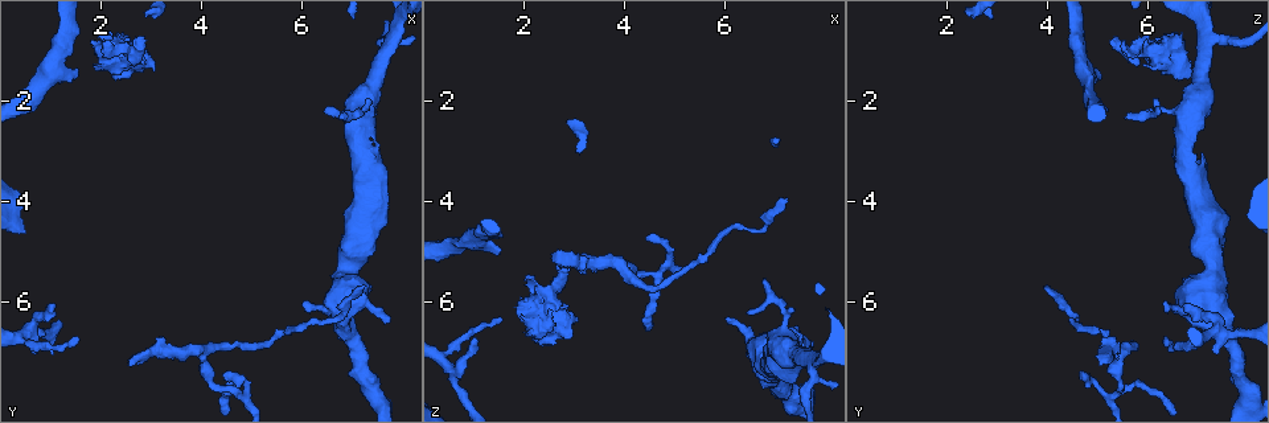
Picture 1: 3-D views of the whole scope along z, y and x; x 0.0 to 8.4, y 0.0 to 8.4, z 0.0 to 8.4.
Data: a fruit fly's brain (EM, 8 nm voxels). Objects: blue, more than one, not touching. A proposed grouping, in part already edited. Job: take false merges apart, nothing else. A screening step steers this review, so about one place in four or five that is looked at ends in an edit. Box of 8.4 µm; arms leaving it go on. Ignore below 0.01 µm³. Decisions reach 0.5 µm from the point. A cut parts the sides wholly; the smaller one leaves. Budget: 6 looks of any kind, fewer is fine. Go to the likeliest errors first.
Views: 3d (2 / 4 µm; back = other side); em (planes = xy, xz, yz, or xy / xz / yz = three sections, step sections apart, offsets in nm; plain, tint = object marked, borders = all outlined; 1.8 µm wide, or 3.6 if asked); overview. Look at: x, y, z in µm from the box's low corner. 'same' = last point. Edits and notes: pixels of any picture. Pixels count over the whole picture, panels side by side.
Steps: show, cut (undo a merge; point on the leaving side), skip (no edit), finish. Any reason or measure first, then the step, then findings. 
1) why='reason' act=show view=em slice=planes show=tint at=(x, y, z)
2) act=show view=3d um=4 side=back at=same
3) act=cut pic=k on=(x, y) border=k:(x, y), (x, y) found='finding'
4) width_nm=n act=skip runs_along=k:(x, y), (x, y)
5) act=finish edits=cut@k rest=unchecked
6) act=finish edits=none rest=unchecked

why='four or more arms meet' act=show view=em slice=xy step=8 show=tint at=(4.55, 7.75, 5.40)

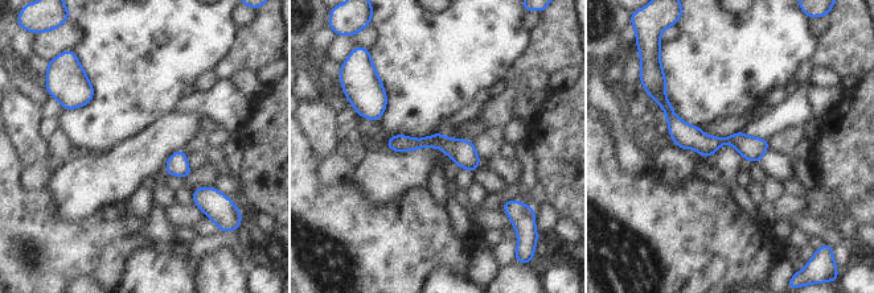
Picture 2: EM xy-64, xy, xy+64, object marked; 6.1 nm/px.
act=show view=em slice=yz step=4 show=borders at=same

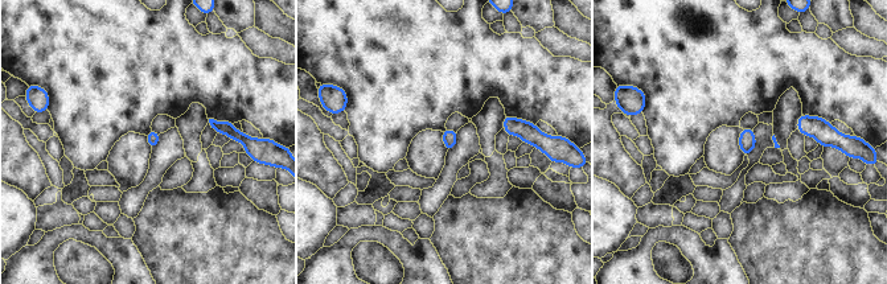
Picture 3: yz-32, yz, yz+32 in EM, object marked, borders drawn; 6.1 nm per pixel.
act=skip found='one cell here'

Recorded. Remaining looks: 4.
act=show view=em slice=xz step=16 show=tint at=(7.70, 0.95, 7.15)

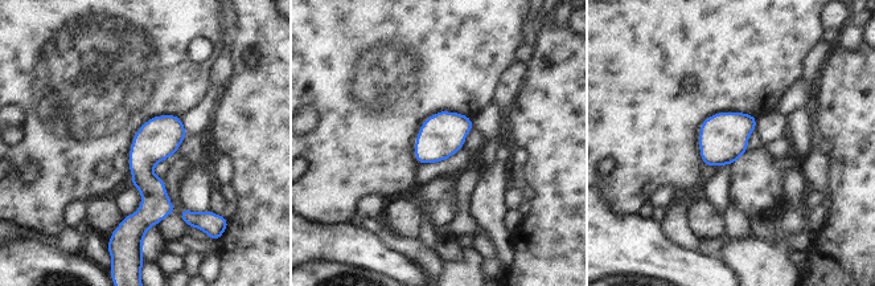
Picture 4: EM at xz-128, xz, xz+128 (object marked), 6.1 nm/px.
act=show view=em slice=planes show=tint at=same

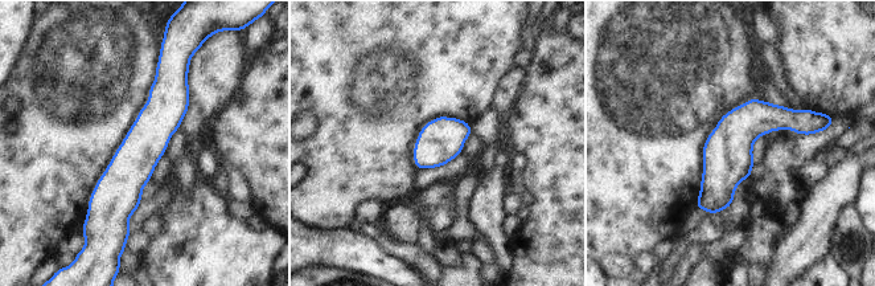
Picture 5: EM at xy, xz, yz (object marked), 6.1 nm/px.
act=skip found='one cell here'

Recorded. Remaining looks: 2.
why='sudden change in width' act=show view=em um=3.6 slice=planes show=tint at=(2.50, 1.05, 6.05)

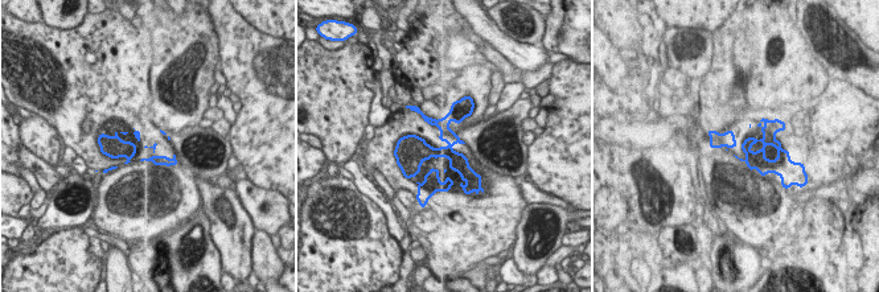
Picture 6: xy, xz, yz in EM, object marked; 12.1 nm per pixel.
width_nm=120 act=cut pic=6 on=(461, 109) border=6:(448, 114), (452, 119) found='two cells meet here'

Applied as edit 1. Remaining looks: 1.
act=finish edits=cut@6 rest=unchecked

